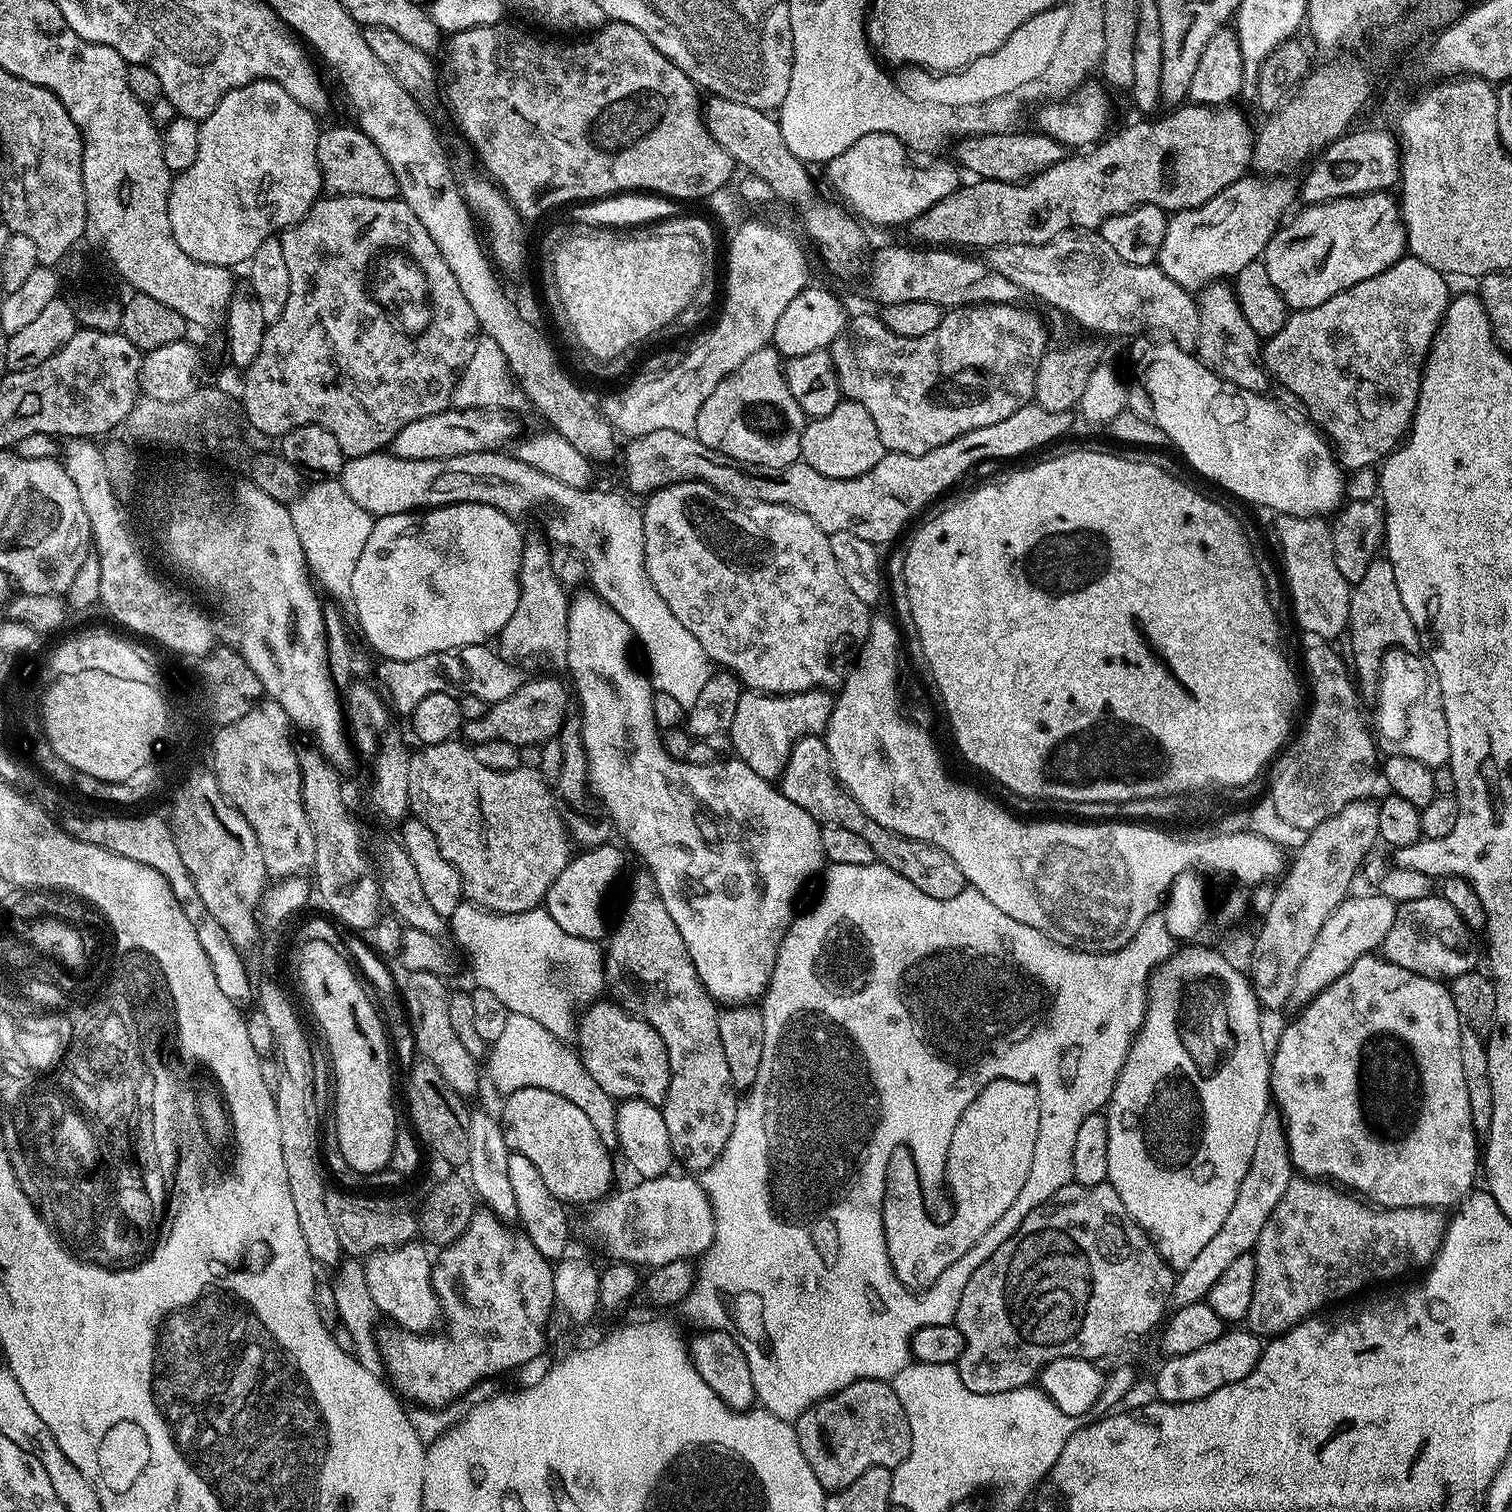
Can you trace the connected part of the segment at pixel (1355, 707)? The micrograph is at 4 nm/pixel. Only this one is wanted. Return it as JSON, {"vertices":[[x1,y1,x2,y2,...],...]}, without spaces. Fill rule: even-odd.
{"vertices":[[1312,642,1304,652,1304,672,1308,675,1308,688,1312,691,1312,705,1308,708,1308,717,1304,720,1304,729,1300,737,1293,739,1275,757,1271,765,1272,791,1270,797,1274,809,1291,826,1311,830,1317,828,1326,818,1338,814,1350,802,1365,799,1372,788,1372,779,1378,776,1378,758,1376,762,1376,744,1370,733,1364,729,1364,720,1360,717,1361,701,1358,689,1350,675,1349,665,1331,648,1328,642]]}

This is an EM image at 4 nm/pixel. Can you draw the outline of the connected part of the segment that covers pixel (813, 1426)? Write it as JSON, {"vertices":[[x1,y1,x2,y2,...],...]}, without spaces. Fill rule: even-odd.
{"vertices":[[856,1380,807,1408,794,1427,814,1478,826,1490,844,1488,874,1466,894,1470,910,1454,910,1422,887,1380]]}

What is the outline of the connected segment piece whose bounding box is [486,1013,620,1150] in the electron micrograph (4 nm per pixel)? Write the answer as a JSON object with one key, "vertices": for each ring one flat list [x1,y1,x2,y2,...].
{"vertices":[[509,1013,501,1037,490,1046,486,1058,487,1077,489,1074,493,1086,502,1096,513,1093,514,1090,532,1088,549,1090,550,1093,574,1102,574,1106,578,1106,578,1110,582,1110,582,1114,590,1118,604,1145,610,1150,619,1149,620,1139,616,1129,617,1101,608,1096,606,1090,602,1090,602,1086,594,1082,594,1078,590,1078,579,1055,568,1048,570,1047,550,1034,539,1022,527,1016]]}

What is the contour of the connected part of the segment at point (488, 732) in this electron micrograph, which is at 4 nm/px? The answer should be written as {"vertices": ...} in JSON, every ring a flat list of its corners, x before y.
{"vertices":[[531,680,514,690,510,698,502,698,502,702,491,705,485,716,477,720,465,719,462,725,463,739,472,746,502,742,515,745,520,750,526,750,531,744,539,746,547,740,557,739,561,735,559,732,564,724,564,715,568,712,569,689,564,689,556,680]]}

